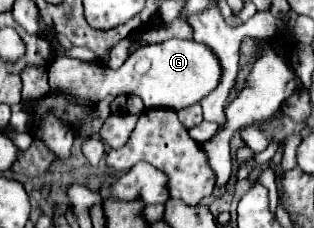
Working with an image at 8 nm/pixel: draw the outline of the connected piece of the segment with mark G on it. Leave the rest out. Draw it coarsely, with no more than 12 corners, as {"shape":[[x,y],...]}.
{"shape":[[196,40],[134,50],[118,70],[58,56],[50,92],[82,106],[138,96],[182,110],[216,90],[218,56]]}

